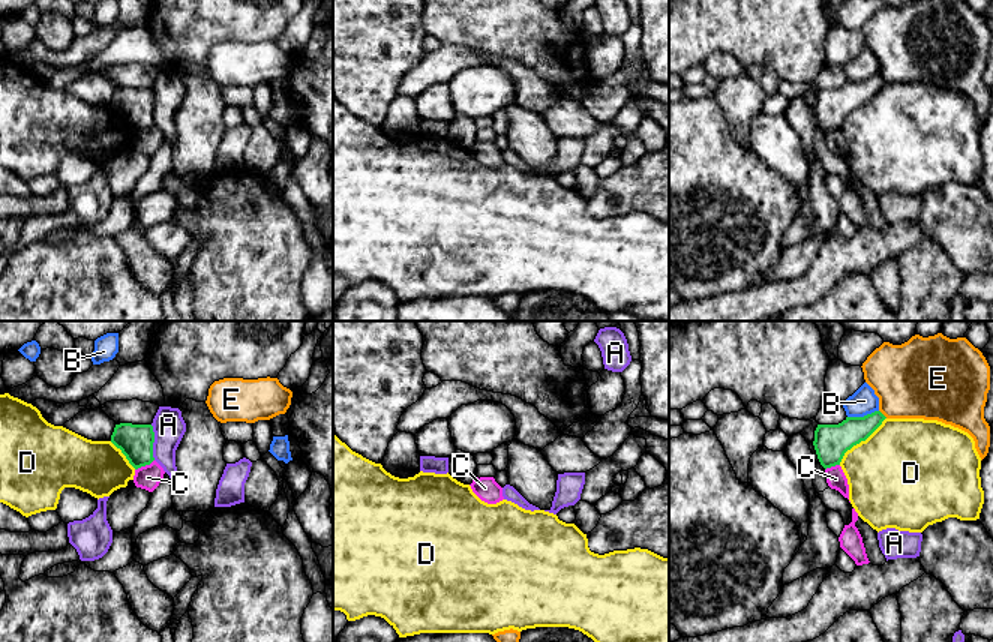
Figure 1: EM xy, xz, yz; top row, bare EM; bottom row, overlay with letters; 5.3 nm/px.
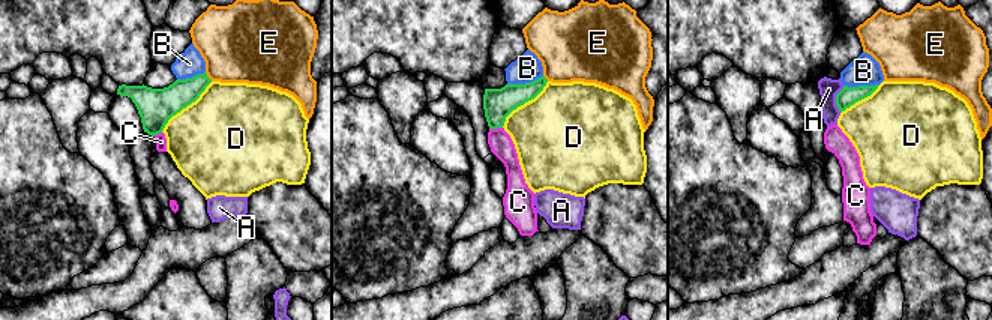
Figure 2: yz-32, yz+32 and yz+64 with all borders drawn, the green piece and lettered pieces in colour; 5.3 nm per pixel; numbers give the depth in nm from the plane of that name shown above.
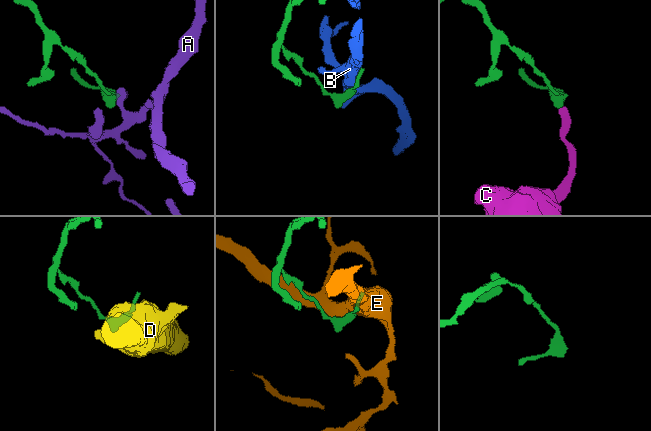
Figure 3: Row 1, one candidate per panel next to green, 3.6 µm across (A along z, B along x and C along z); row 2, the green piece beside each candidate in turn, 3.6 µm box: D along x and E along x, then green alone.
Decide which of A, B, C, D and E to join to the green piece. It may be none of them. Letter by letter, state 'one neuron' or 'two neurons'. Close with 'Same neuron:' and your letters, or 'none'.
A: two neurons
B: two neurons
C: two neurons
D: two neurons
E: two neurons
Same neuron: none

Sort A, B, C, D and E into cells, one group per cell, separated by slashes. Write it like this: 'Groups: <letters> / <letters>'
Groups: A / B / C / D / E

